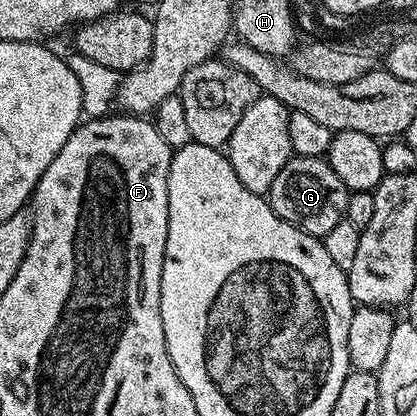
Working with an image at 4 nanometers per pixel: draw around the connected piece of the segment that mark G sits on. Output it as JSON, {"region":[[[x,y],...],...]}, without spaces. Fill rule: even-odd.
{"region":[[[295,155],[277,173],[269,192],[269,202],[279,216],[299,227],[305,233],[322,237],[334,229],[338,223],[344,222],[347,214],[347,196],[349,192],[345,181],[333,173],[326,158],[301,157]]]}

